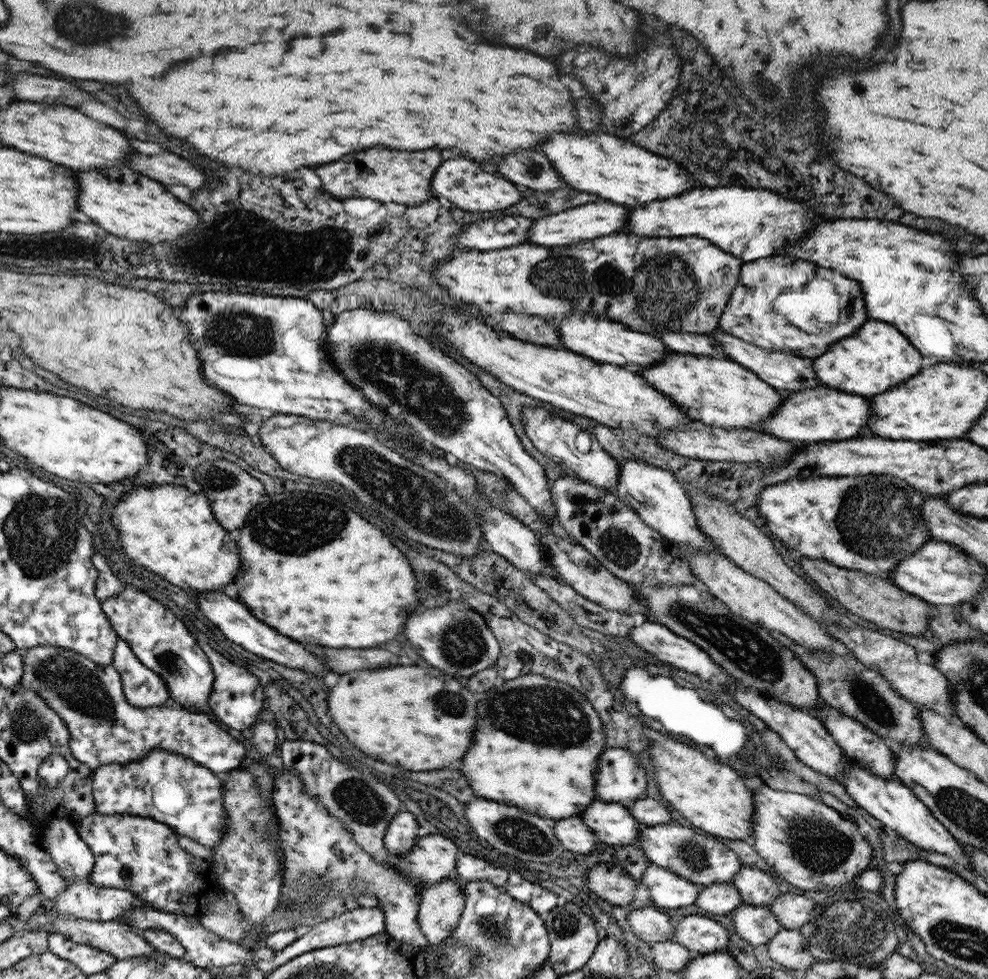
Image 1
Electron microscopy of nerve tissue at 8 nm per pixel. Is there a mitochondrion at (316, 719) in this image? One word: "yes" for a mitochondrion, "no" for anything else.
no

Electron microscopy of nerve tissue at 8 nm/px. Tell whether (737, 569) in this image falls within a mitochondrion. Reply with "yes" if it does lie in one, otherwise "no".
no

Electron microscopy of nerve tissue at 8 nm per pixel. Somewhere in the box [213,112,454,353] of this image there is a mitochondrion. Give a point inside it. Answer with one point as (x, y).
(379, 164)

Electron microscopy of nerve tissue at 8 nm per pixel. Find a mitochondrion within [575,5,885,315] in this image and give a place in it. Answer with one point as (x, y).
(772, 95)

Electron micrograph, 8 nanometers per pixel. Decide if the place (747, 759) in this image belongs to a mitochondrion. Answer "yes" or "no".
no

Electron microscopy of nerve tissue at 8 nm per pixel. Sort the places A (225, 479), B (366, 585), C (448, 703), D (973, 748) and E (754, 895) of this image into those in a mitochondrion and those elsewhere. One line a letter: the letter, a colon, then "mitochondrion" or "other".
A: mitochondrion
B: other
C: mitochondrion
D: other
E: other

